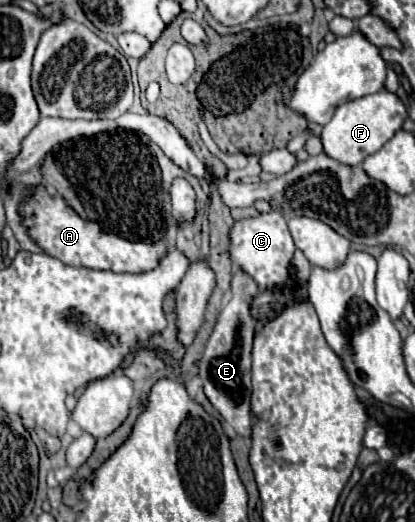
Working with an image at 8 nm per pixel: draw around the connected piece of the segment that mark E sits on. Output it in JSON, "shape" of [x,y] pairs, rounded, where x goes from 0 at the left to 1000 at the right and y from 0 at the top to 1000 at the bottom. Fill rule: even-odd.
{"shape":[[[566,517],[561,536],[557,536],[557,575],[552,582],[533,594],[523,621],[513,628],[513,640],[499,651],[489,686],[480,690],[480,724],[489,732],[494,755],[513,782],[537,797],[542,808],[561,816],[561,824],[600,839],[605,835],[605,789],[600,789],[600,770],[605,770],[605,663],[610,663],[610,640],[619,613],[610,613],[600,590],[614,567],[624,567],[634,556],[624,544],[590,521],[590,517]]]}

